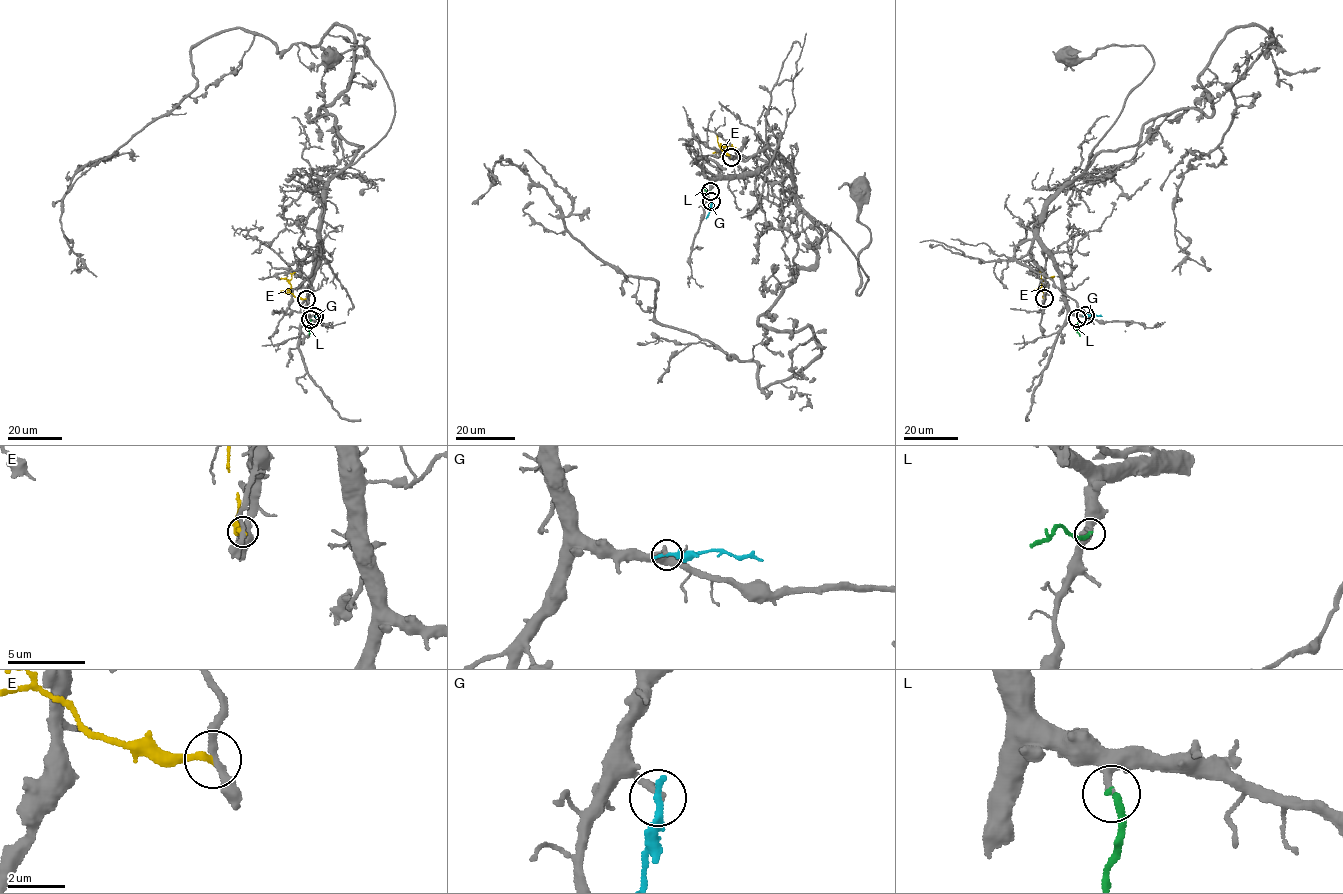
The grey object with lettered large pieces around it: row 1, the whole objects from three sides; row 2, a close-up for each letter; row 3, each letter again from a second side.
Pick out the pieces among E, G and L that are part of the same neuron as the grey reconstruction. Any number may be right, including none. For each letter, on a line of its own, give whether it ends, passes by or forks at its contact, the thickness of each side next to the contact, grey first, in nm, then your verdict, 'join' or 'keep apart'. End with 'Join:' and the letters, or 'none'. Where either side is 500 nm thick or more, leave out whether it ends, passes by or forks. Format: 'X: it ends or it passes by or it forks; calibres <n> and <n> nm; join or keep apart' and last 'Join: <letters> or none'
E: it ends; calibres 260 and 240 nm; keep apart
G: it ends; calibres 240 and 300 nm; keep apart
L: it ends; calibres 200 and 260 nm; join
Join: L

